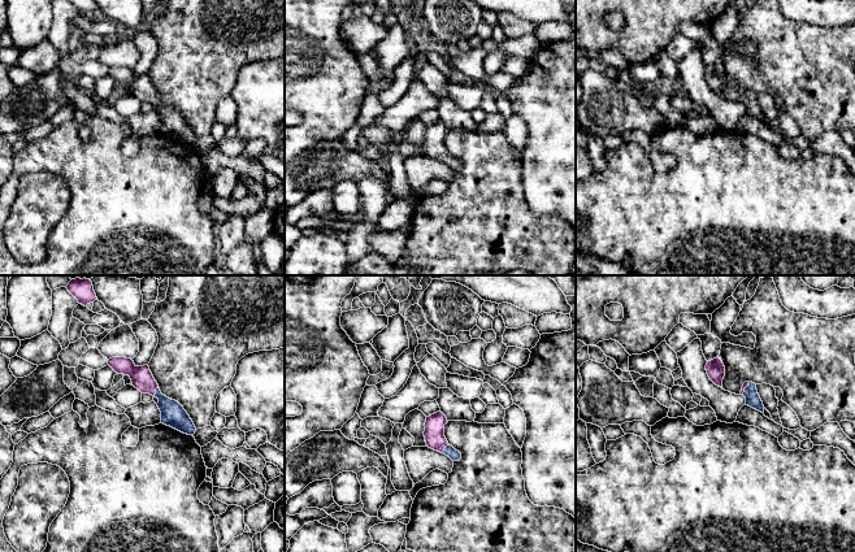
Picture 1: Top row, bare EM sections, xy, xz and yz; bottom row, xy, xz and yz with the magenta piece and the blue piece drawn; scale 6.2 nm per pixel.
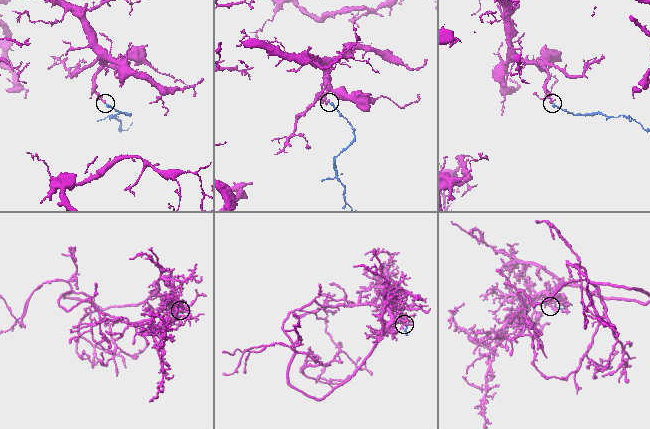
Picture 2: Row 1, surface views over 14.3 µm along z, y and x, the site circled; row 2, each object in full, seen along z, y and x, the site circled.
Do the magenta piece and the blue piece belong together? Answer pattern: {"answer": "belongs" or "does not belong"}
{"answer": "belongs"}

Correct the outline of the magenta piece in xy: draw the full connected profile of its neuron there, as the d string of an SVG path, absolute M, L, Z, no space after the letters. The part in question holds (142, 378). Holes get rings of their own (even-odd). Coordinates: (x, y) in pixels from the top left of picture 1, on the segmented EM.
M112 357L108 360L108 365L117 374L129 375L133 386L142 394L149 394L159 399L157 407L161 412L161 423L187 435L195 434L196 427L187 412L178 401L161 394L148 365L136 366L131 358L126 357Z

